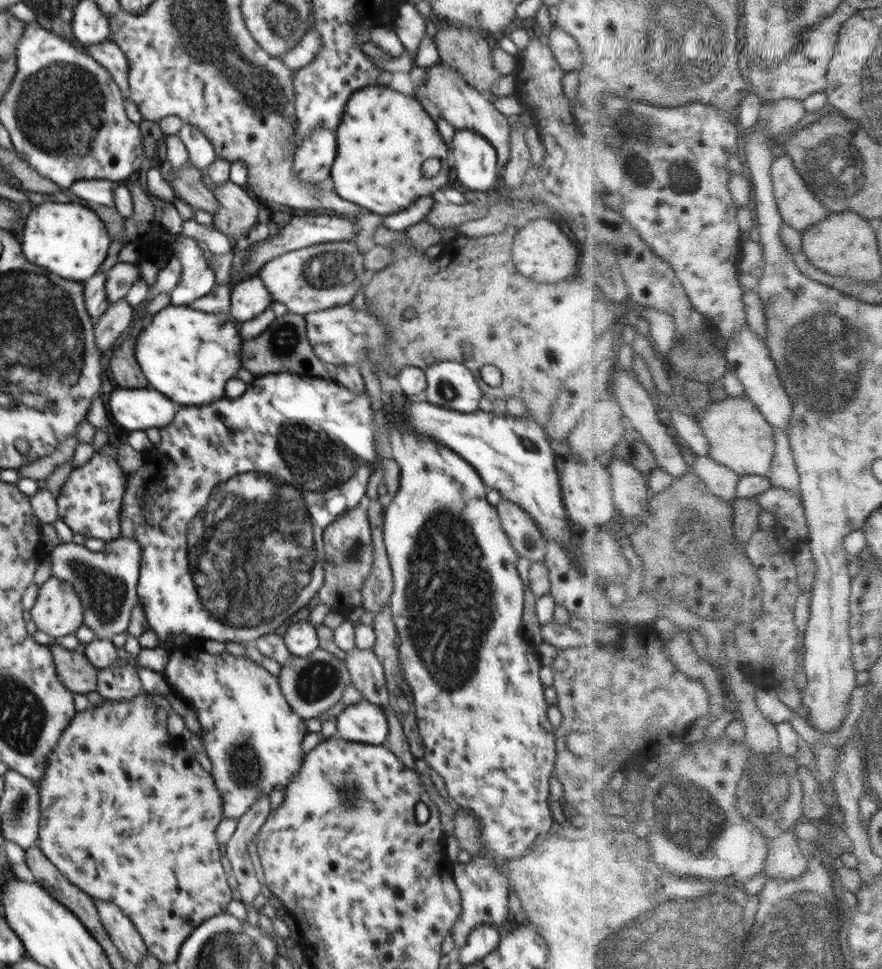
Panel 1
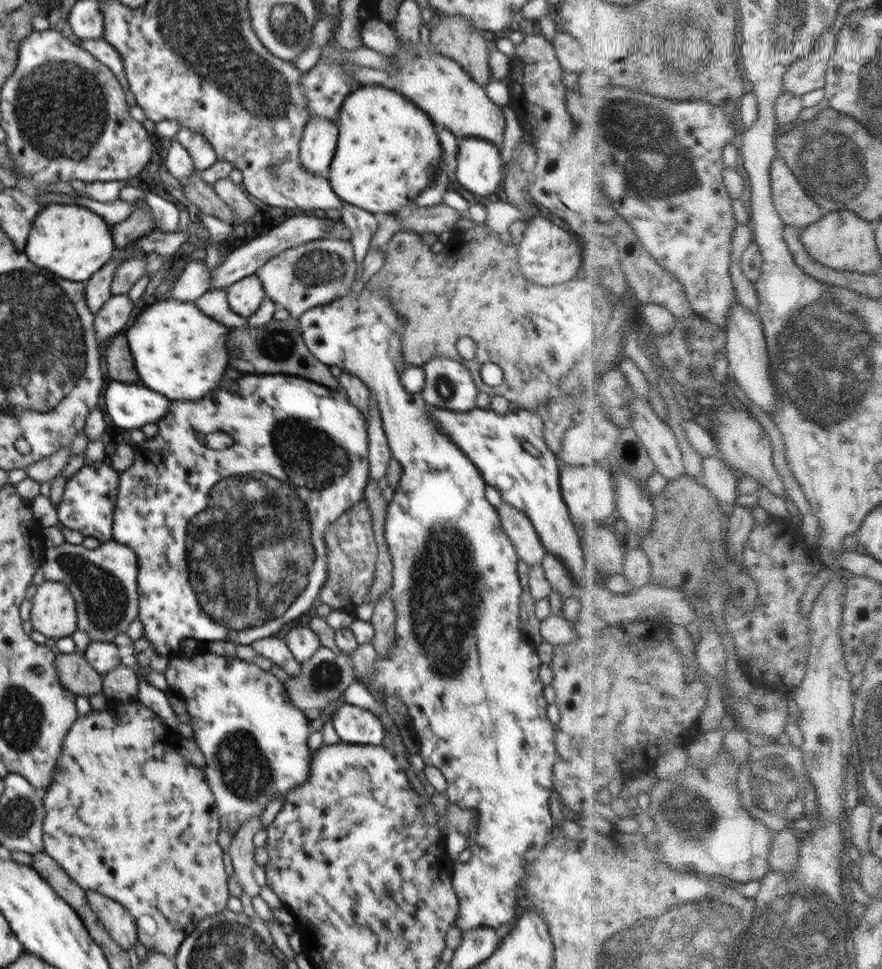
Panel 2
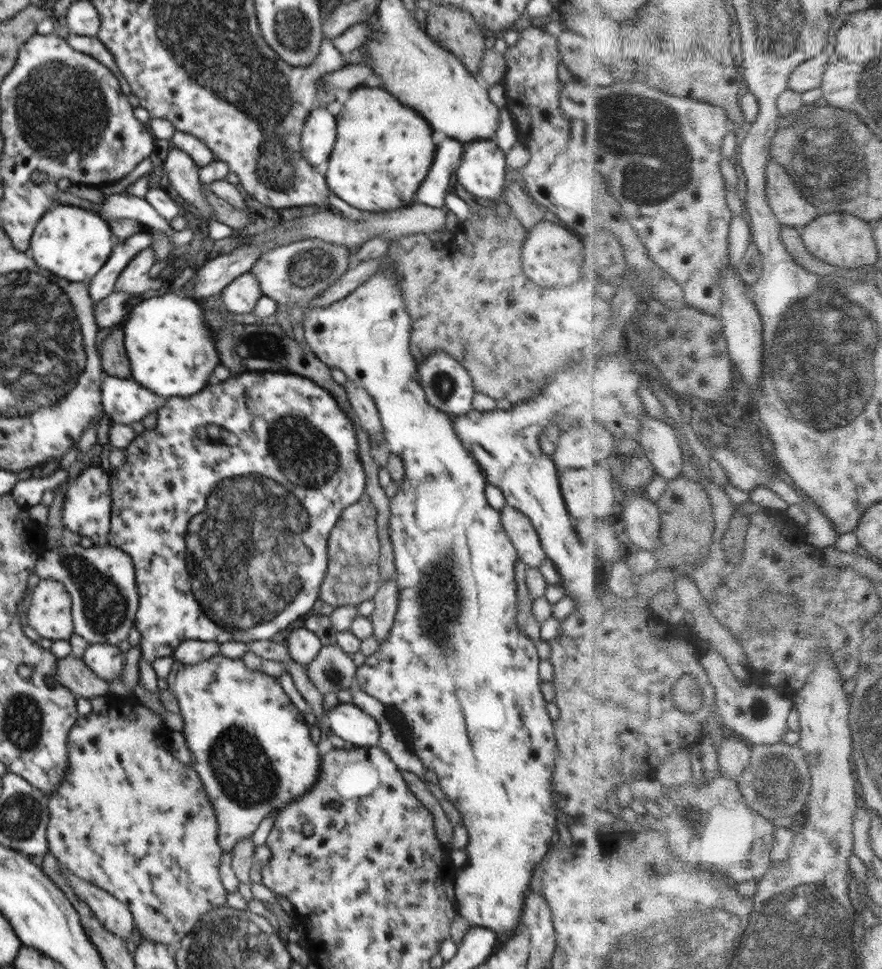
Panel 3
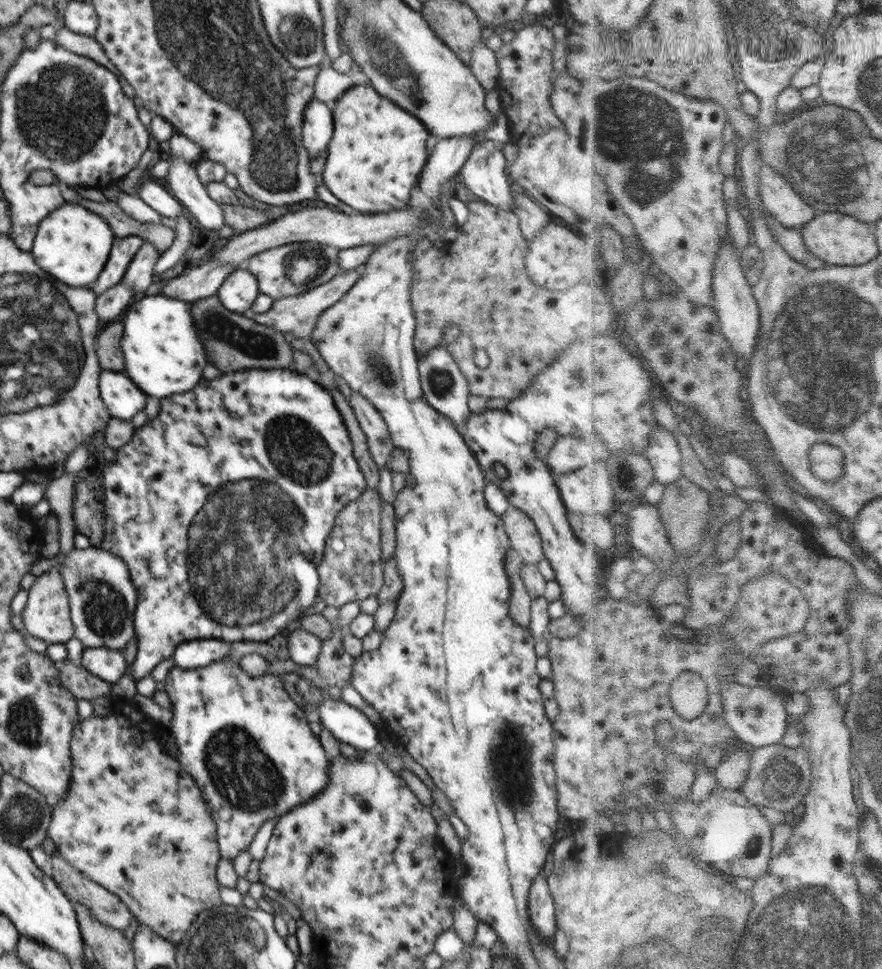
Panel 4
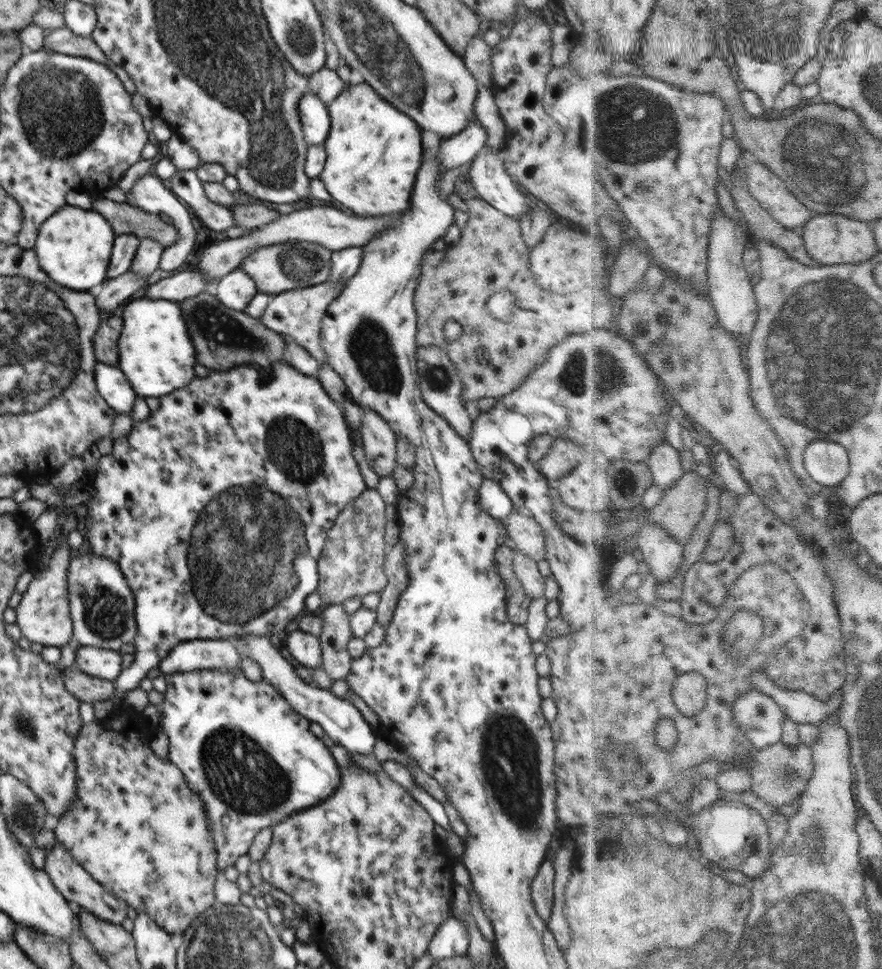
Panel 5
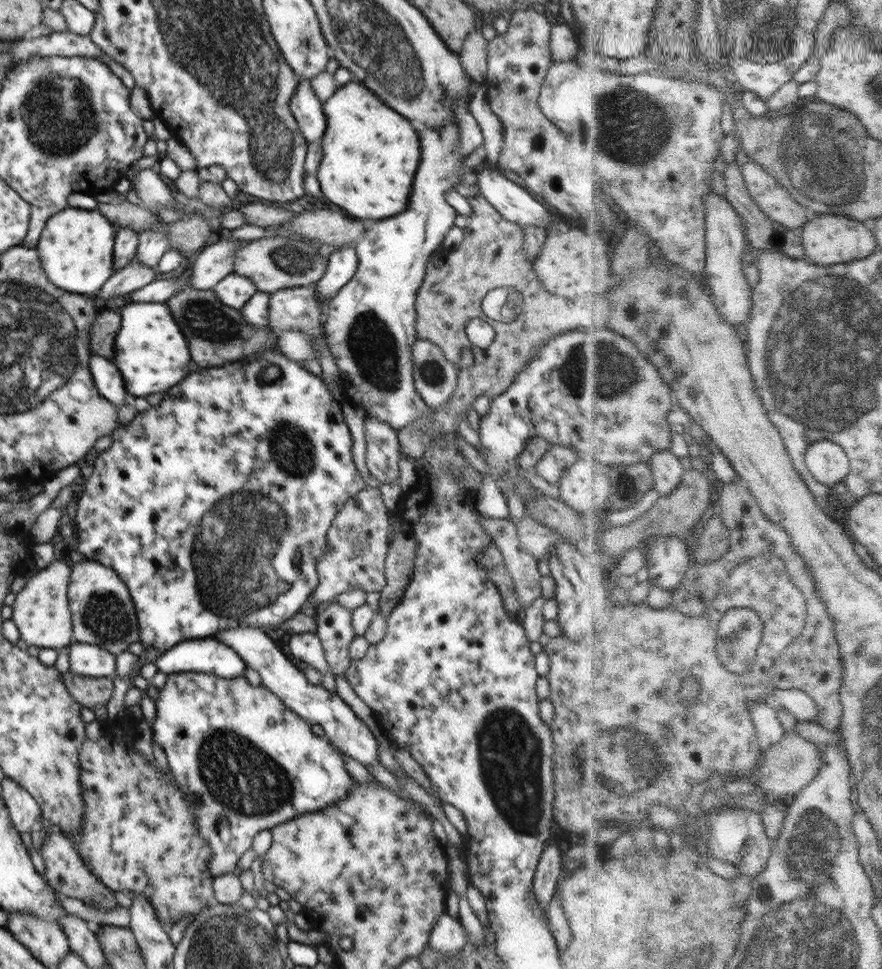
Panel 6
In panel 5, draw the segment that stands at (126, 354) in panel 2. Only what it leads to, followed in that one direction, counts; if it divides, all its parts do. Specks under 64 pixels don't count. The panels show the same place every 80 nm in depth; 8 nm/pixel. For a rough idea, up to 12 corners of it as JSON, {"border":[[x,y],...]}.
{"border":[[119,313],[103,315],[93,339],[96,361],[118,366]]}

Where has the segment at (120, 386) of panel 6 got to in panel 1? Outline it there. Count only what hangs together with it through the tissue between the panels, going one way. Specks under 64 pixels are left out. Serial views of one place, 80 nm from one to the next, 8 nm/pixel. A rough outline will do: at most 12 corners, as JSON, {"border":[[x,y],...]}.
{"border":[[109,385],[110,418],[128,431],[162,428],[180,405],[150,388]]}

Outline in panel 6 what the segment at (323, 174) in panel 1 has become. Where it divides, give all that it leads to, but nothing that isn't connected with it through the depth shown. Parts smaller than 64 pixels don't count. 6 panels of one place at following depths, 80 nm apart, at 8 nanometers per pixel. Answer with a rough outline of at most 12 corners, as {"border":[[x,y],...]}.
{"border":[[301,78],[289,107],[307,142],[327,129],[323,103]]}

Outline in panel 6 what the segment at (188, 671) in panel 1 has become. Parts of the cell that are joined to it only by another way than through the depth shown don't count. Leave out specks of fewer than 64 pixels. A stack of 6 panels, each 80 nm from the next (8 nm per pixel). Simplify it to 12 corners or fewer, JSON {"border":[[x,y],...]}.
{"border":[[167,676],[154,748],[234,873],[343,799],[339,750],[263,684]]}

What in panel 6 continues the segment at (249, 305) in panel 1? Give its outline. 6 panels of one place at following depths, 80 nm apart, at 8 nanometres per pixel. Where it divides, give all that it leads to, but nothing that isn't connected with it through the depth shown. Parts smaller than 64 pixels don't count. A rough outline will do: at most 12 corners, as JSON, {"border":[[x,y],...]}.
{"border":[[232,272],[213,286],[214,296],[241,309],[257,291]]}

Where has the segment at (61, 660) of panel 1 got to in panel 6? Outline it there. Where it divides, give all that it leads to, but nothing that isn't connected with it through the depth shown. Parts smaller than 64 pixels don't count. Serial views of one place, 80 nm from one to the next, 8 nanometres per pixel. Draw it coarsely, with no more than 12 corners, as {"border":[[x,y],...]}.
{"border":[[63,674],[67,691],[83,707],[107,705],[112,677]]}

